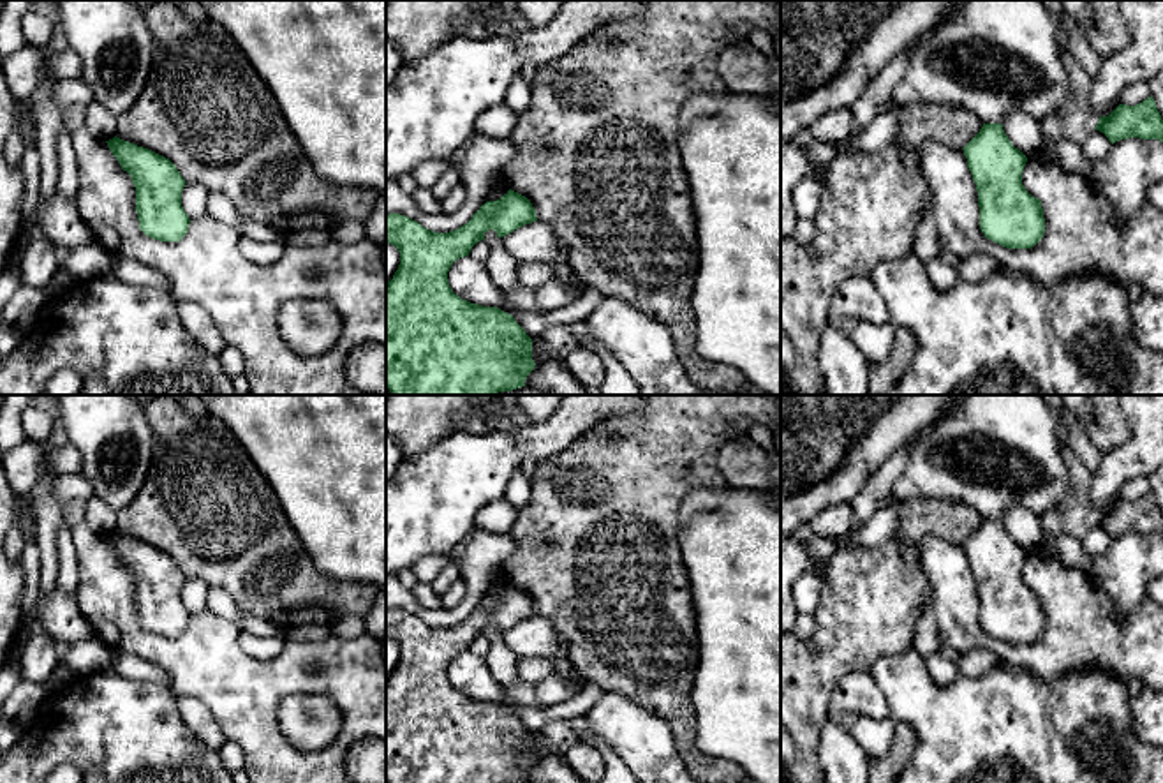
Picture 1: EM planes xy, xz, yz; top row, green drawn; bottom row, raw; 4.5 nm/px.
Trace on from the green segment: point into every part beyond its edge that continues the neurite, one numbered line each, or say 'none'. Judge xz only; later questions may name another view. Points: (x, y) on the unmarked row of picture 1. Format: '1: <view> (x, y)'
1: xz (598, 551)

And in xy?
1: xy (205, 503)

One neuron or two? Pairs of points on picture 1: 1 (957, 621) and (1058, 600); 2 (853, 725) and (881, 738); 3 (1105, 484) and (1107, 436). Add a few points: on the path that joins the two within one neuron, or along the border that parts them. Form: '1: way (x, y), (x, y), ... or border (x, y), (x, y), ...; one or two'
1: way (989, 644), (1005, 653), (1035, 653), (1056, 632); one
2: way (860, 727), (874, 736); one
3: border (1123, 413), (1128, 436), (1103, 454); two

